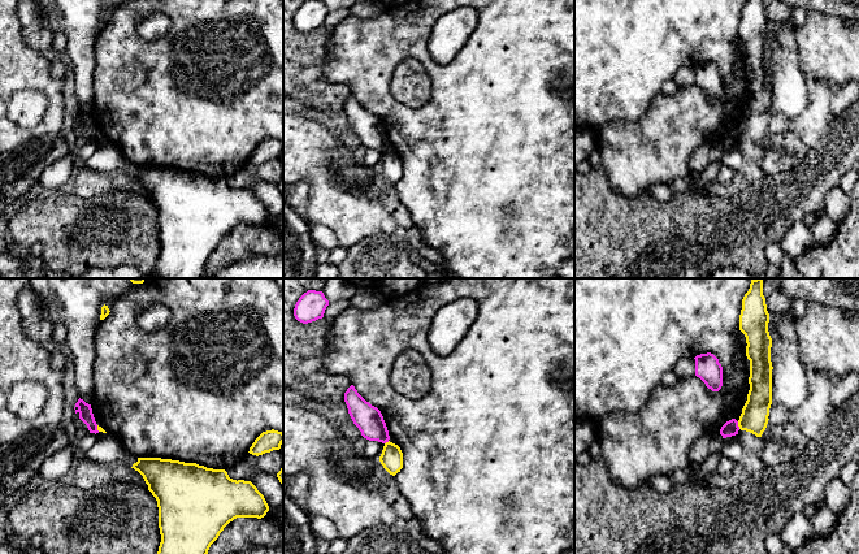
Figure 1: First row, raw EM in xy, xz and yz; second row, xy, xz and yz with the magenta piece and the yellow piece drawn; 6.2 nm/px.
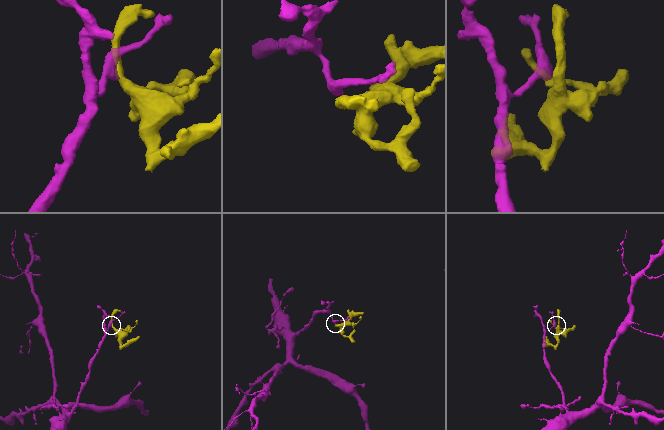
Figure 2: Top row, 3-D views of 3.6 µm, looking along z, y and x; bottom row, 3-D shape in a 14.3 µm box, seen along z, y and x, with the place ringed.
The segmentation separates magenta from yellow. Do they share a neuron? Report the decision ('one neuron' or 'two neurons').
two neurons

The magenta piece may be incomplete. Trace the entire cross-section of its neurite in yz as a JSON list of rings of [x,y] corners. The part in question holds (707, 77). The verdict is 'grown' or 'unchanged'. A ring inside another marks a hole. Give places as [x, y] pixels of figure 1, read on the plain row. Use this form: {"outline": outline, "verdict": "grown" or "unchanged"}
{"outline": [[[700,62],[695,66],[695,85],[699,86],[708,98],[719,100],[723,95],[723,75],[719,68],[711,62]]], "verdict": "unchanged"}

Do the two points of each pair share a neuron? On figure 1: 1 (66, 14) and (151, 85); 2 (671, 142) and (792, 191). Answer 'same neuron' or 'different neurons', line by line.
1: different neurons
2: different neurons

